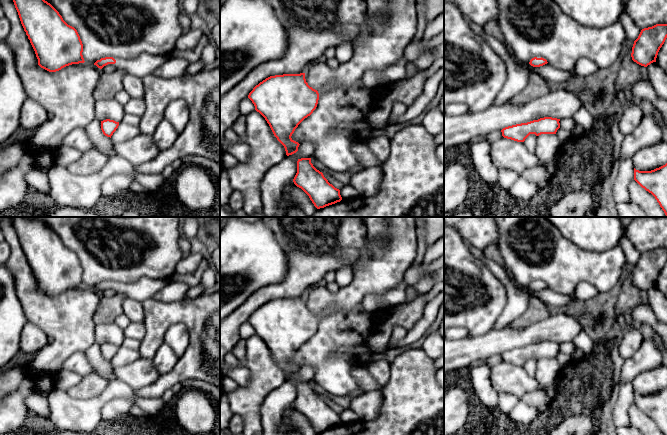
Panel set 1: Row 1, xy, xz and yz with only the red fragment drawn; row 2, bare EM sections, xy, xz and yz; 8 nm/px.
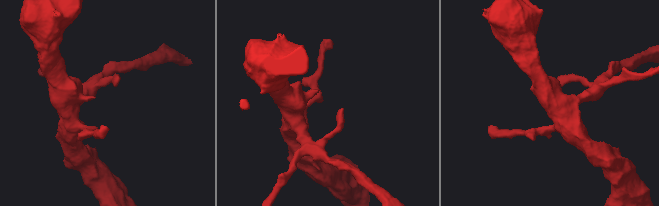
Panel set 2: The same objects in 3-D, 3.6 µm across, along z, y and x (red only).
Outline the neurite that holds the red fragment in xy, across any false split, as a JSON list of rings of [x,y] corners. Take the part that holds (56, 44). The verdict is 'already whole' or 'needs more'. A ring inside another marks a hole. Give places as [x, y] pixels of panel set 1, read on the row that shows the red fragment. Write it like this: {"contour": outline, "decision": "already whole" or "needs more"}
{"contour": [[[45,0],[13,2],[41,68],[56,72],[85,62],[77,30],[68,25],[50,3]]], "decision": "already whole"}

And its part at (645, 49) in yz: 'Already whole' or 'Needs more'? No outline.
Already whole

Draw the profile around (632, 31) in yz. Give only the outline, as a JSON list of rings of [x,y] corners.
[[[624,13],[620,17],[619,22],[624,27],[627,41],[635,41],[638,38],[641,29],[635,24],[631,16],[628,13]]]

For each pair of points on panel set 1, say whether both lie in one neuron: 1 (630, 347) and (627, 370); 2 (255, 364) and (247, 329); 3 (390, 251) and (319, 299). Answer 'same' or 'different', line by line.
1: different
2: different
3: same

